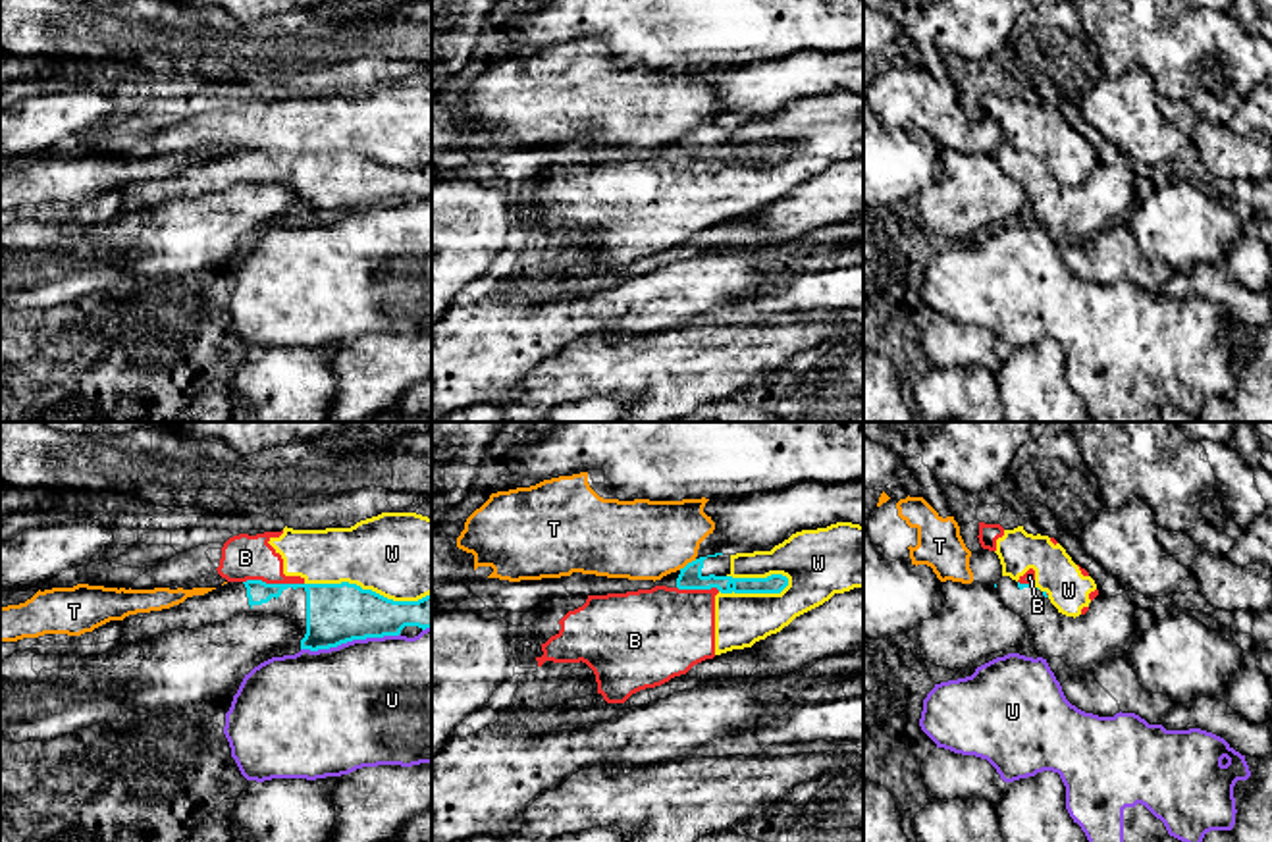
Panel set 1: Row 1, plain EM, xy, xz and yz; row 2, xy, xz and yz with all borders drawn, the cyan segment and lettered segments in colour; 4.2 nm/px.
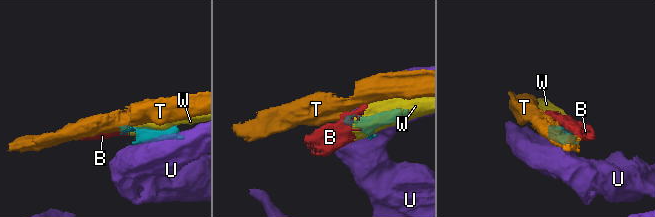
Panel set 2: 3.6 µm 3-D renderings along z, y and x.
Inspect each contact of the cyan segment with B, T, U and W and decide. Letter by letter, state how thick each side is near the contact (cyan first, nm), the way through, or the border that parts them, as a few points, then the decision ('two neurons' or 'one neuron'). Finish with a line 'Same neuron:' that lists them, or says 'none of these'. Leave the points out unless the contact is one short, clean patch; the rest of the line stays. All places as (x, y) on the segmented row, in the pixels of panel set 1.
B: 190 nm thick on the cyan side, 190 nm on the other; border along xy (243, 580), (303, 584); two neurons
T: 100 nm thick on the cyan side, 340 nm on the other; border along xz (696, 559), (679, 569); two neurons
U: 260 nm thick on the cyan side, 500 nm on the other; two neurons
W: 80 nm thick on the cyan side, 220 nm on the other; two neurons
Same neuron: none of these

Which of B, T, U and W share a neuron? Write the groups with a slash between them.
B W / T / U

